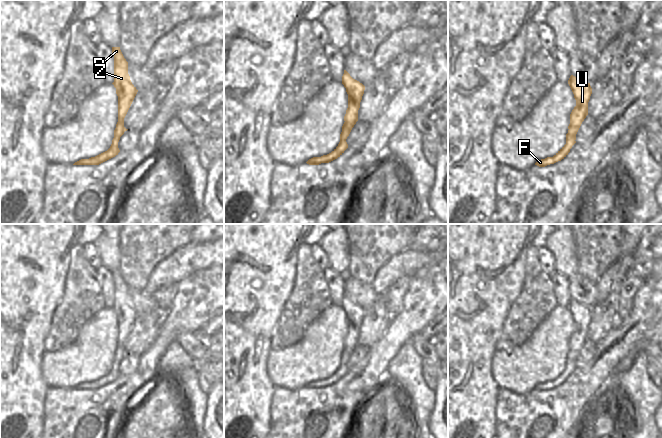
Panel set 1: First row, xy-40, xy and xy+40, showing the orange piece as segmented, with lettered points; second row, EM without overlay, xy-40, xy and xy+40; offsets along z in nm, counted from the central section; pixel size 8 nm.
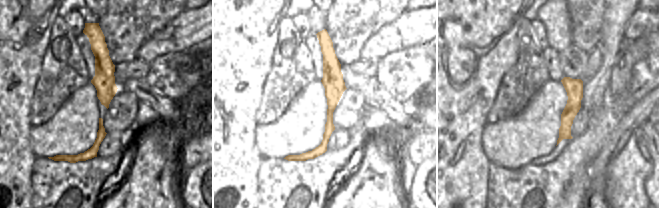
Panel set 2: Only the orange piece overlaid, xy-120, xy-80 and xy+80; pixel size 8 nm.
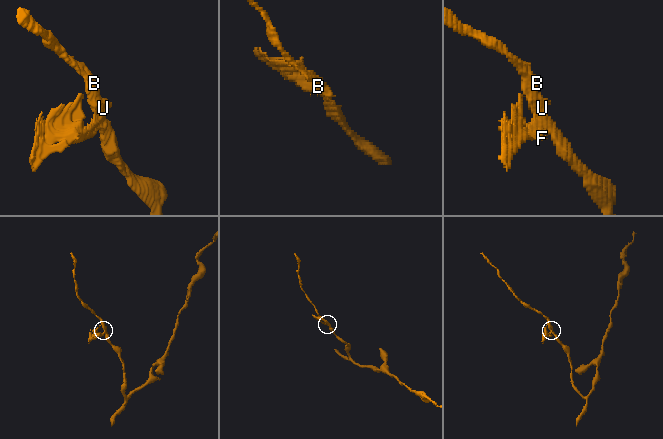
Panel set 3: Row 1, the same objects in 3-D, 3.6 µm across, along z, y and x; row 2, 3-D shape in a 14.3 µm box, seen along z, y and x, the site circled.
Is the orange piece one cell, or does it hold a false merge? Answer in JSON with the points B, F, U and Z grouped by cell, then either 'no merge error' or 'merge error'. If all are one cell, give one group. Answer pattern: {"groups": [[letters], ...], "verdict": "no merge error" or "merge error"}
{"groups": [["B", "U", "Z"], ["F"]], "verdict": "merge error"}

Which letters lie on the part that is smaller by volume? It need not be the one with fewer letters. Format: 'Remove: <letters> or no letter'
Remove: F

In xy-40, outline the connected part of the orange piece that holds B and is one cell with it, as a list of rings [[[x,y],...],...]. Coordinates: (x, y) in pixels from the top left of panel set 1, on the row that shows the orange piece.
[[[112,47],[114,56],[114,82],[118,96],[118,119],[124,119],[138,90],[132,84],[128,74],[128,62],[124,58],[120,47]]]

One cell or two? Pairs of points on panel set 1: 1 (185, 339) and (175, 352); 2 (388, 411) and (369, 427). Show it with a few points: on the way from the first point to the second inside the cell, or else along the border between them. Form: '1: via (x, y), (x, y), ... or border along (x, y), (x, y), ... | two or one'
1: border along (176, 340), (195, 359) | two
2: via (383, 414), (374, 423) | one

